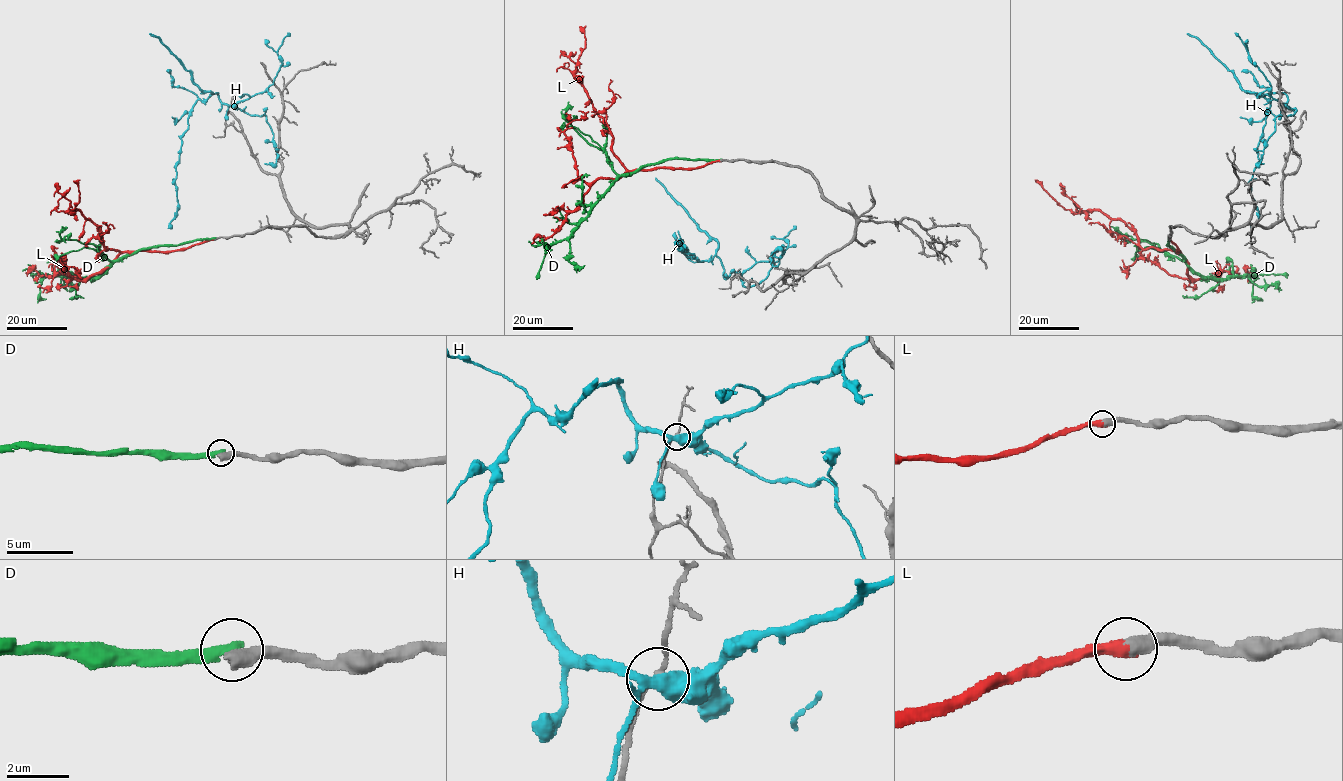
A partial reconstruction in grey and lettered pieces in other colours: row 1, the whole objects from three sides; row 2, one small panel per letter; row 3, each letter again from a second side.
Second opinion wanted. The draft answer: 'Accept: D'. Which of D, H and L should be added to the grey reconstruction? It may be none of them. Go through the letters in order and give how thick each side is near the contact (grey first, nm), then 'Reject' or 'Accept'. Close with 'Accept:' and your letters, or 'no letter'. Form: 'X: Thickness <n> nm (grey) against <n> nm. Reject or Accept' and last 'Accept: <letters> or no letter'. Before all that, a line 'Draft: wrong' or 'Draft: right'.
Draft: wrong
D: Thickness 500 nm (grey) against 340 nm. Reject
H: Thickness 120 nm (grey) against 420 nm. Reject
L: Thickness 480 nm (grey) against 460 nm. Accept
Accept: L

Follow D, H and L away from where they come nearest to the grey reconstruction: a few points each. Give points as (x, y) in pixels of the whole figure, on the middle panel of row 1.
D: (720, 160), (664, 159), (622, 174), (568, 237), (556, 241), (546, 251), (536, 279)
H: (736, 273), (724, 278), (715, 255), (700, 261), (684, 250), (682, 242), (679, 250), (674, 242)
L: (720, 160), (682, 169), (628, 170), (612, 149), (612, 134), (574, 76), (585, 48), (585, 26)

